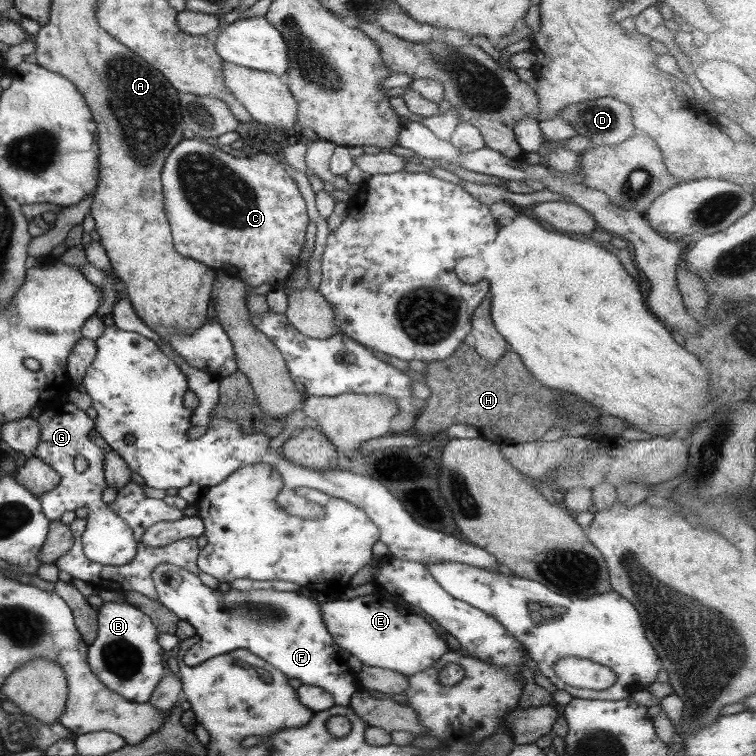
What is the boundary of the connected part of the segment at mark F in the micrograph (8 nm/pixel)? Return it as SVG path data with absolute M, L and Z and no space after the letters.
M167 562L157 565L152 570L151 578L156 590L156 599L178 620L187 622L199 635L198 644L191 645L181 659L187 666L195 666L212 656L235 649L243 649L258 656L289 679L297 679L302 685L321 687L331 694L335 706L347 707L351 693L360 688L356 683L354 671L347 663L350 654L334 643L323 625L319 602L293 592L277 592L271 589L239 592L230 588L228 592L221 592L205 586L194 574Z

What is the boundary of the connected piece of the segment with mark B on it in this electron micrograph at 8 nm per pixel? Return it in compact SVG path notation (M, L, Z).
M105 601L96 610L95 640L87 647L91 672L109 689L132 703L148 702L156 684L164 677L163 654L156 626L150 618L127 603Z

